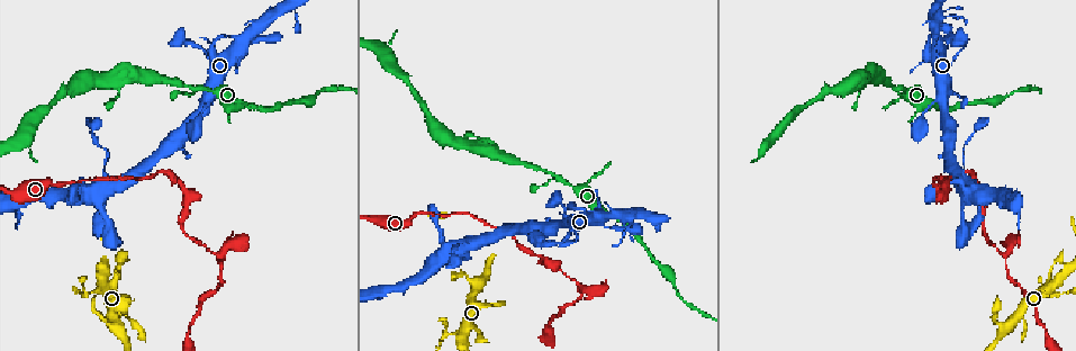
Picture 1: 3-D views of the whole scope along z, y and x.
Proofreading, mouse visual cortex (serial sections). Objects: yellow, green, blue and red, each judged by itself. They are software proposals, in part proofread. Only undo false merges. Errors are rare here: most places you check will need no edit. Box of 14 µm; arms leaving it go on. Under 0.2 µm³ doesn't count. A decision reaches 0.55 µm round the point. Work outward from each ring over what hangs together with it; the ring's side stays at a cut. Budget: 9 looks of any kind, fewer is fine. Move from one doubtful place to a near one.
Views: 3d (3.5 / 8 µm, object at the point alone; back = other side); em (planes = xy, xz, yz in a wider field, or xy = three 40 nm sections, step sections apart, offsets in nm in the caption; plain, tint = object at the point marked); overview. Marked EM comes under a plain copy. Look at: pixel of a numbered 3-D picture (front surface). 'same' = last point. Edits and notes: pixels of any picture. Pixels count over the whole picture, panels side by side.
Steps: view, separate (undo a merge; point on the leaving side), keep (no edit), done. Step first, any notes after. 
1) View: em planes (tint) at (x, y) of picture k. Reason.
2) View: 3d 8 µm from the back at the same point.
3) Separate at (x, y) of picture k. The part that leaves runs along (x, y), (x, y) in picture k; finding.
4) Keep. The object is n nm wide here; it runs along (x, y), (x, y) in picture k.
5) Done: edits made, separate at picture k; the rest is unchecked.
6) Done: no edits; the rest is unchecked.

View: em xy step 1 (tint) at (186, 214) of picture 1. Thick turns thin.

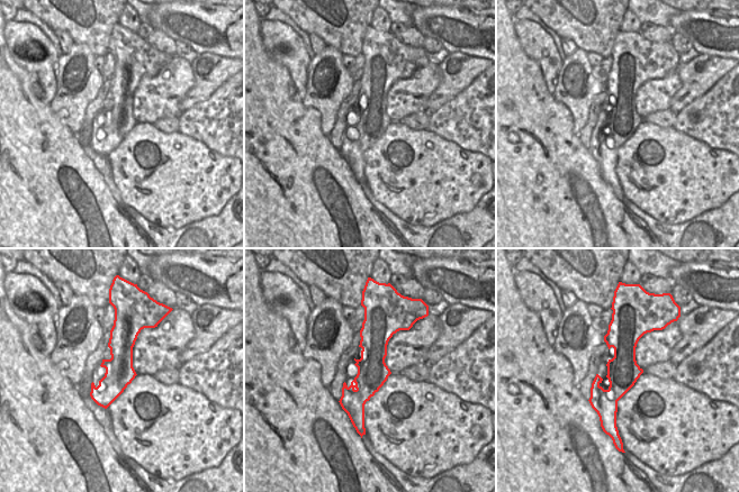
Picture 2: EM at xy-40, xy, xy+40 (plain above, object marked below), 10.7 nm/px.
View: 3d 3.5 µm at the same point.

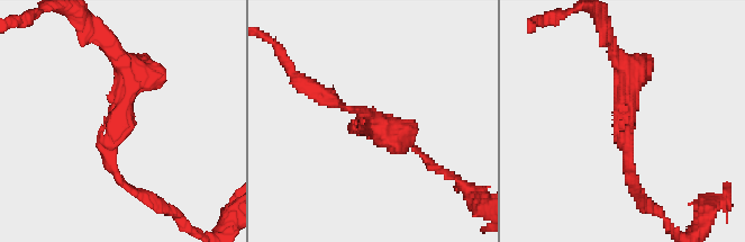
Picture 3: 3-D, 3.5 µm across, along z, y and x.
Keep. One cell here.

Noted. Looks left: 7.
View: 3d 3.5 µm at (1054, 292) of picture 1.

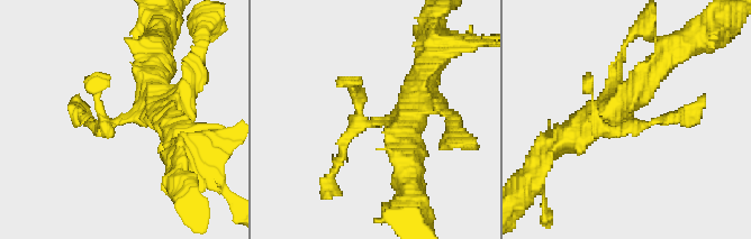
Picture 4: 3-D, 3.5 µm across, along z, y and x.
Keep. It runs along (168, 121), (153, 111), (105, 128), (98, 91) in picture 4; all the same cell.

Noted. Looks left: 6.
View: 3d 3.5 µm at (373, 291) of picture 1. Thick turns thin.

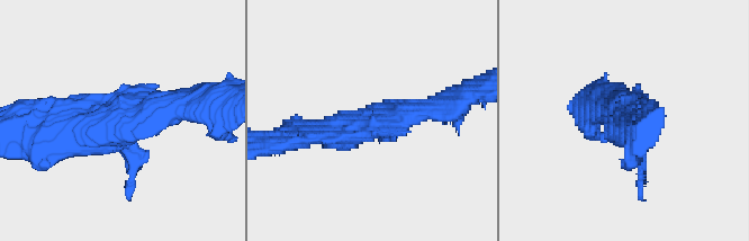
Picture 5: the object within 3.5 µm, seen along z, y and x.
View: em xy step 1 (tint) at (118, 126) of picture 5.

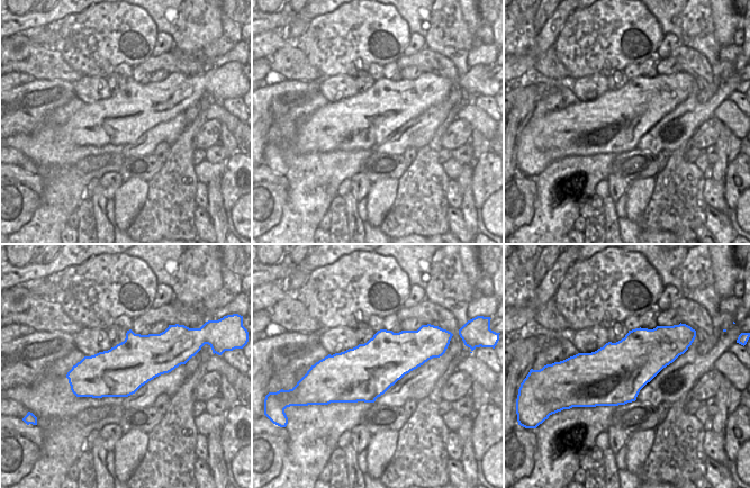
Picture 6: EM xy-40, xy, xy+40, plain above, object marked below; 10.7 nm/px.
Keep. Continuous, no second cell.

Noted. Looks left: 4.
View: 3d 3.5 µm at (187, 86) of picture 1.

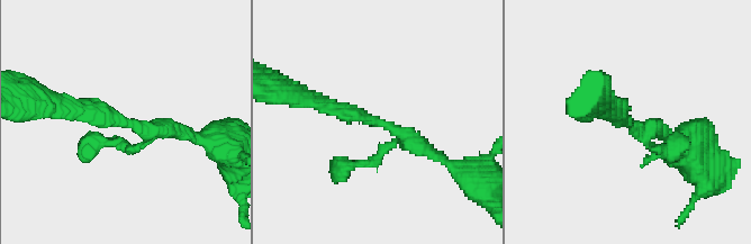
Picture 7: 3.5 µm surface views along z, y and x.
View: em xy step 2 (tint) at (384, 127) of picture 7.

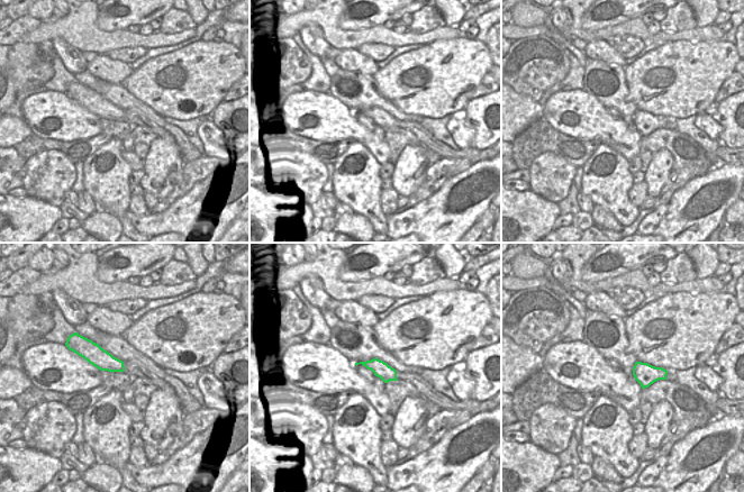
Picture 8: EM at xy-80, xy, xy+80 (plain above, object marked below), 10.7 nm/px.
Keep. The object is 170 nm wide here; it runs along (445, 161), (390, 126), (318, 102) in picture 7; one cell here.

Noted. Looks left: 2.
Done: no edits; the rest is unchecked.

